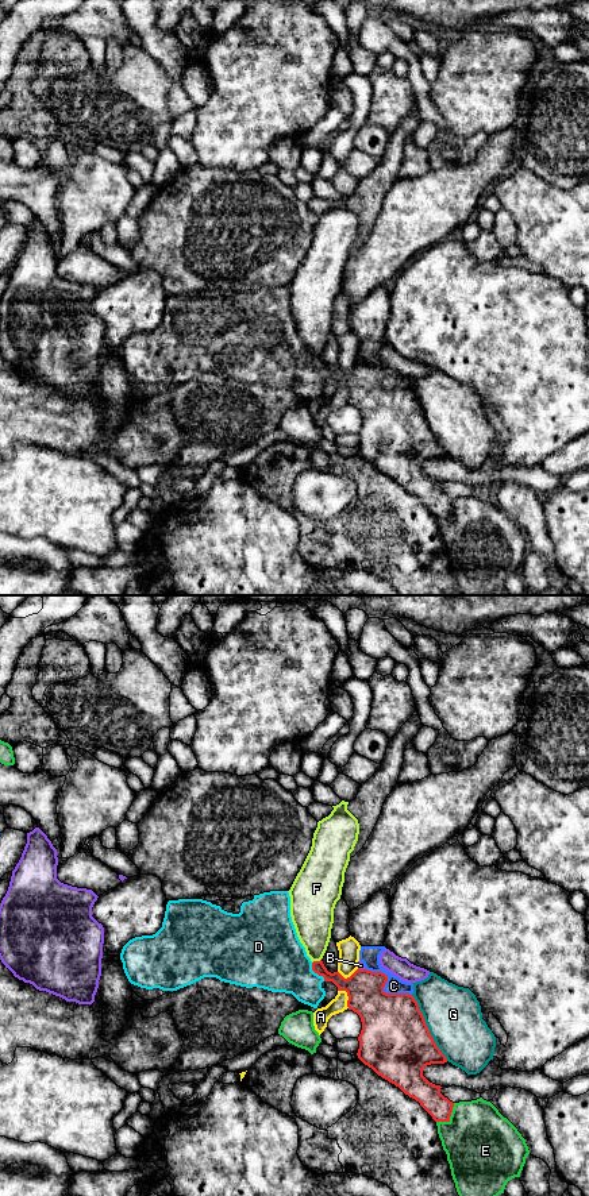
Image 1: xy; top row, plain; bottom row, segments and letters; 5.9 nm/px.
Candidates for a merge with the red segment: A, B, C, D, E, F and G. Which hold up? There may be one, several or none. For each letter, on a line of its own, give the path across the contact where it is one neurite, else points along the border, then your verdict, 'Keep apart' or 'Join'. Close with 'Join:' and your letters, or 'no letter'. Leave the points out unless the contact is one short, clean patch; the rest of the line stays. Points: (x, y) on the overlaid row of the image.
A: Boundary: xy (338, 990), (346, 992), (349, 1007). Keep apart
B: Keep apart
C: Keep apart
D: Path across: xy (355, 986), (316, 972), (292, 972), (277, 961). Join
E: Keep apart
F: Boundary: xy (320, 959), (312, 963). Keep apart
G: Keep apart
Join: D

